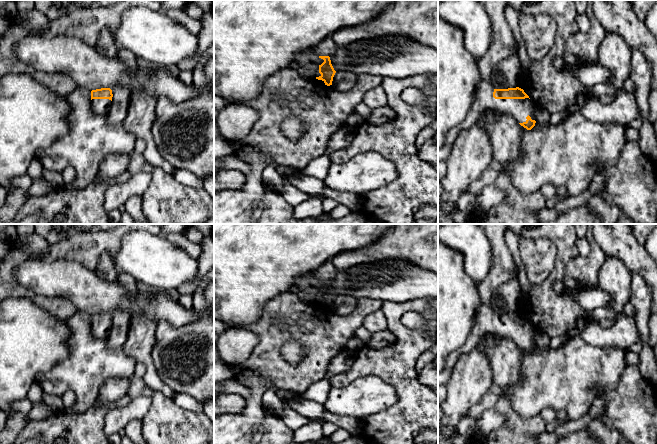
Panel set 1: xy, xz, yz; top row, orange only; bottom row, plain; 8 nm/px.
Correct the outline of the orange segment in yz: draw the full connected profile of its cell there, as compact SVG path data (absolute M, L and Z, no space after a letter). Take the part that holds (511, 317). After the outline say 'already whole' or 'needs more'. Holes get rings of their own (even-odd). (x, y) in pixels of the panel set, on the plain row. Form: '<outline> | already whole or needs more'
M483 224L483 230L490 242L492 265L488 275L477 284L479 307L475 322L466 343L446 358L446 368L452 368L462 354L474 349L487 335L508 337L527 354L531 354L536 345L534 337L537 330L523 313L495 313L491 307L491 297L502 283L516 277L517 269L513 256L505 243L507 224Z | needs more

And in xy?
M101 312L91 315L91 329L95 338L105 340L109 334L112 325L112 314L110 312Z | needs more

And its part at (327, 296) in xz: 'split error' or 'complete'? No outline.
split error

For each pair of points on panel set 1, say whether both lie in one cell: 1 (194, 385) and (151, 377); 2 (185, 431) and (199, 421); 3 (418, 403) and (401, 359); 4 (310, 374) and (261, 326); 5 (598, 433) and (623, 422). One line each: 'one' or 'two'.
1: two
2: one
3: one
4: one
5: two

